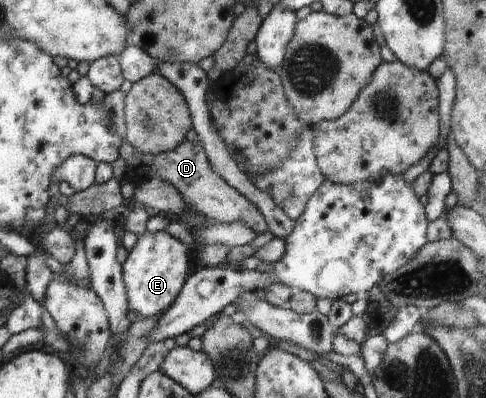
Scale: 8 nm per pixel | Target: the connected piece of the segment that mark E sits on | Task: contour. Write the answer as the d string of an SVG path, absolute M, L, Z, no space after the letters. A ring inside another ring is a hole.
M148 231L143 233L143 236L137 240L137 244L129 250L129 257L122 265L123 282L127 290L127 304L130 310L138 312L142 317L158 317L172 306L189 276L189 253L189 246L173 238L166 231L156 234Z

